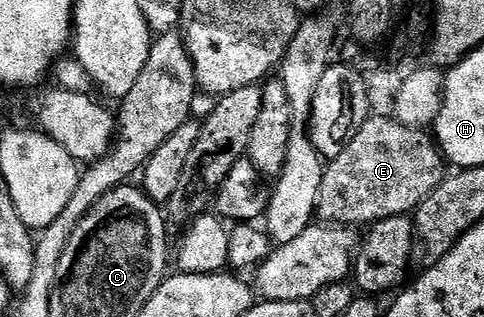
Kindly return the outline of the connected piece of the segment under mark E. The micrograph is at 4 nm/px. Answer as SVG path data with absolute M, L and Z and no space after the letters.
M368 117L358 123L357 129L347 139L346 146L340 155L326 163L321 180L321 192L317 214L324 223L342 226L344 228L366 227L372 222L380 222L386 218L407 216L414 211L437 188L445 177L444 159L441 157L436 143L427 138L422 129L414 130L401 125L394 117Z

